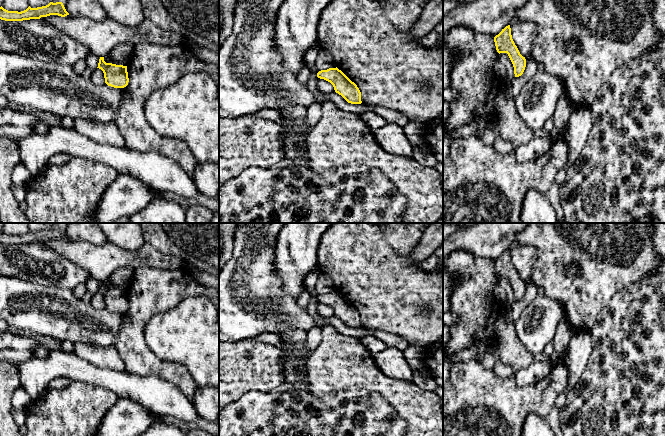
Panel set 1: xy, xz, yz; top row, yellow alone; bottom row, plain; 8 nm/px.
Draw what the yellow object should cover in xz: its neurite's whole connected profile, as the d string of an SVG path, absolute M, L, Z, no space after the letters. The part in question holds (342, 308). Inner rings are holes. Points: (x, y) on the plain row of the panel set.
M337 291L321 294L317 297L317 301L330 306L335 316L341 319L348 327L362 327L361 316L357 309Z

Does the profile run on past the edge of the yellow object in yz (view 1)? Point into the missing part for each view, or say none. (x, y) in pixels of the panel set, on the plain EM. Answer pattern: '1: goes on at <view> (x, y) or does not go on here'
1: does not go on here

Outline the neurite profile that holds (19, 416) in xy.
M13 409L12 417L13 417L15 423L20 427L20 426L24 425L24 423L25 423L26 413L24 410Z

